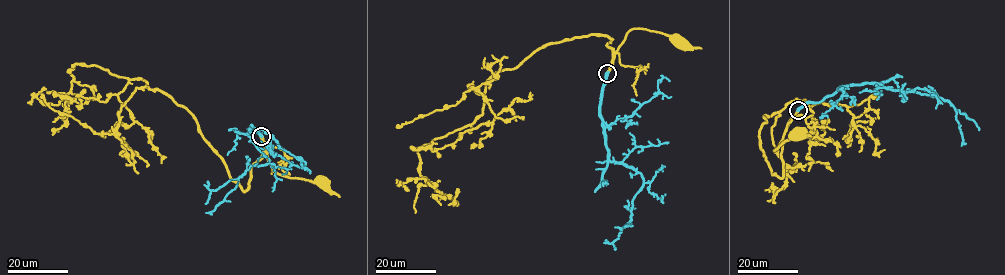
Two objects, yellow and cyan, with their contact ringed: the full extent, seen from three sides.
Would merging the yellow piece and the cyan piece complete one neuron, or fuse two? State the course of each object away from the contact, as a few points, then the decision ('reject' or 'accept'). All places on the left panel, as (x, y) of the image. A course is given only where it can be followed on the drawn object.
course yellow (261, 136), (272, 170), (288, 177), (324, 182); course cyan (261, 136), (248, 130), (252, 127), (247, 134), (267, 157), (268, 163), (251, 166), (225, 199), (205, 212); accept

